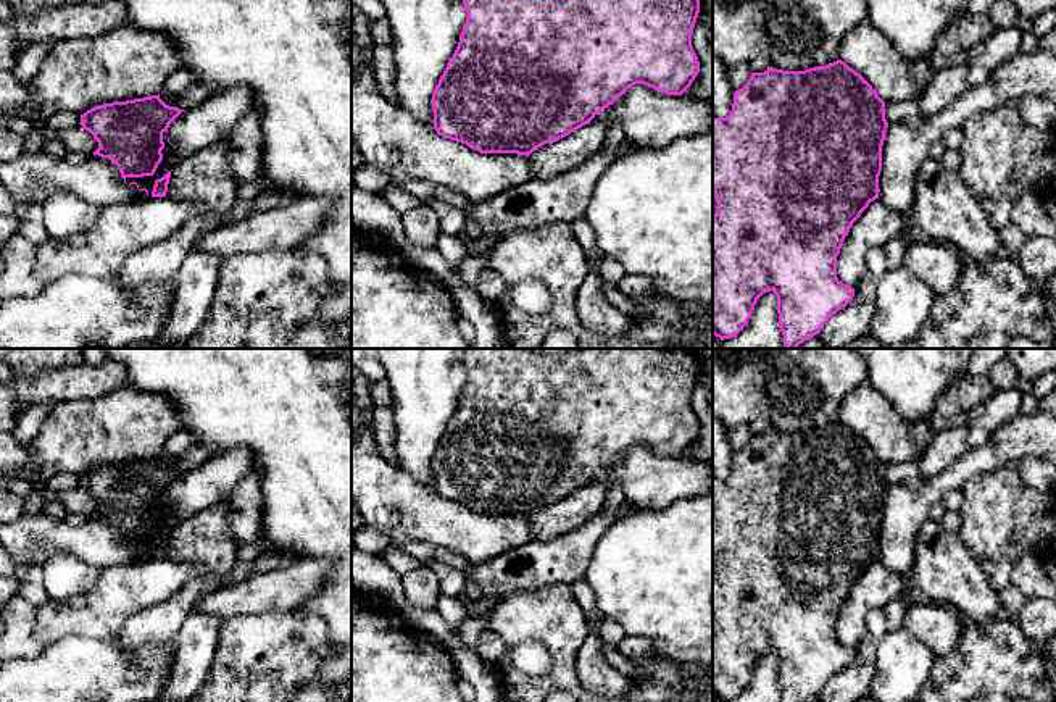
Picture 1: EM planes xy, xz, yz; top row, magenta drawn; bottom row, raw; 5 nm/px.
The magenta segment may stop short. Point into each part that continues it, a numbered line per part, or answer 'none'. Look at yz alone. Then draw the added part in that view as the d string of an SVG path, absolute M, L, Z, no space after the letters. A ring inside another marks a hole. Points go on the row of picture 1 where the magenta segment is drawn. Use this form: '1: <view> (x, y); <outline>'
none

